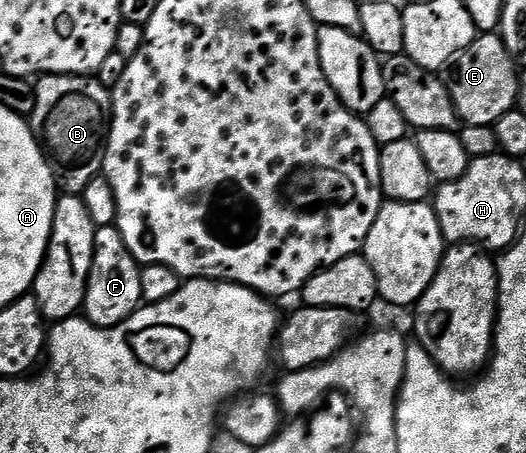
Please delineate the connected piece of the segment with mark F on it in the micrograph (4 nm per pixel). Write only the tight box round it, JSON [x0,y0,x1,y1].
[85,227,143,328]

